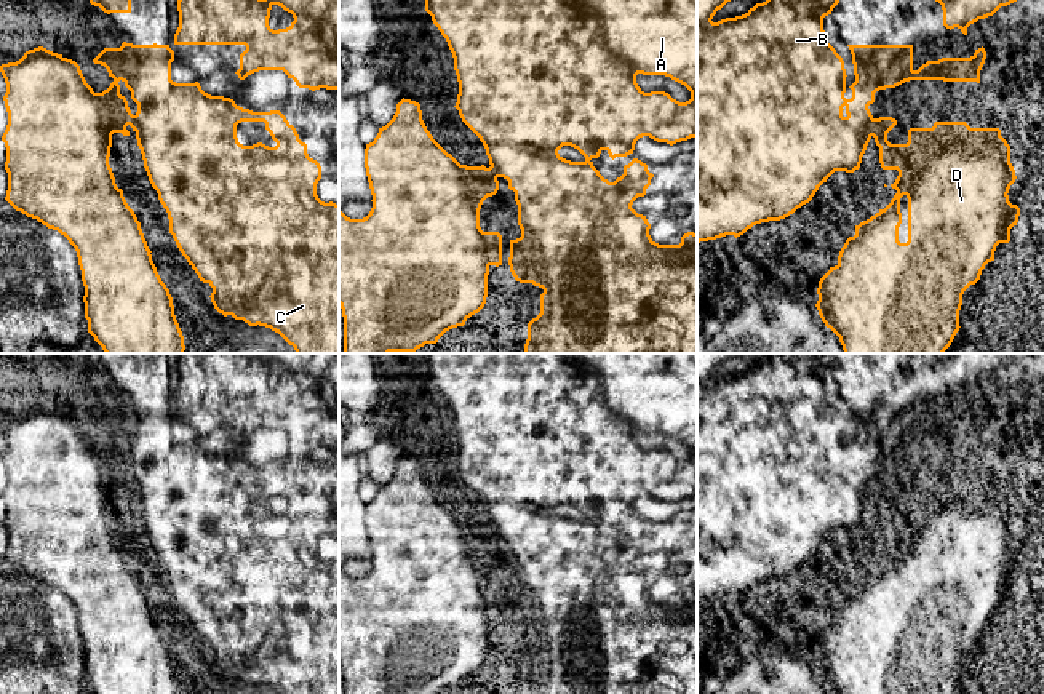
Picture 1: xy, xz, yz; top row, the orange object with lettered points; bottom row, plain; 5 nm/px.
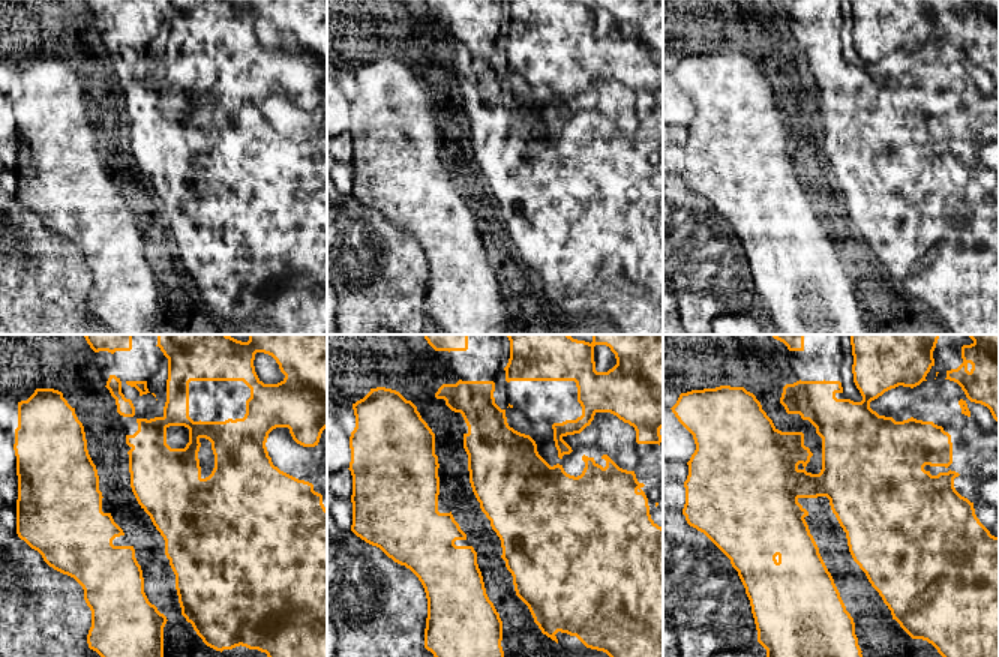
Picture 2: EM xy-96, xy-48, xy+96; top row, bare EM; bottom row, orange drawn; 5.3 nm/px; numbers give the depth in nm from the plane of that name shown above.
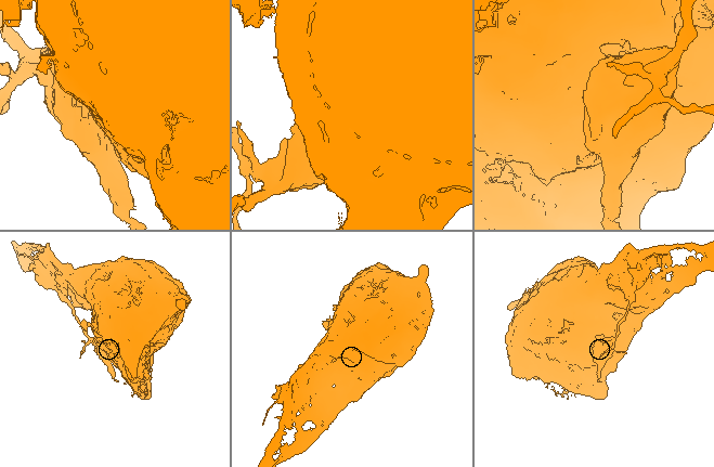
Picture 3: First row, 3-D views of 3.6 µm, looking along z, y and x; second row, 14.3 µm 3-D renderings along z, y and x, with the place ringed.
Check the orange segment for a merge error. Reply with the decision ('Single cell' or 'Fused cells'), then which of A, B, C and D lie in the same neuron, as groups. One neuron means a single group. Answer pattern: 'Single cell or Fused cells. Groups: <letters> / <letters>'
Fused cells. Groups: A B C / D

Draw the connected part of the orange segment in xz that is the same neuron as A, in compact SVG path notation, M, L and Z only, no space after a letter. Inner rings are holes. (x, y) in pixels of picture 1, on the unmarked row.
M425 353L425 369L446 397L454 416L459 440L454 465L483 501L496 534L507 537L508 547L515 550L521 595L510 598L510 630L516 640L544 648L540 672L528 681L528 694L697 694L697 592L684 592L679 603L655 601L649 593L651 582L646 574L632 566L638 555L646 553L654 536L648 523L633 517L624 524L624 532L609 540L592 520L603 509L612 518L627 515L633 512L636 499L643 494L670 504L697 496L697 353ZM638 432L670 435L691 449L691 457L679 461L665 449L644 451L636 441ZM563 504L577 507L585 518L563 517L558 512Z

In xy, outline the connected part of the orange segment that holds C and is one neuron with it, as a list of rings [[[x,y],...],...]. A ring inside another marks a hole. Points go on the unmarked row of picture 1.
[[[123,400],[120,406],[104,406],[94,417],[107,427],[109,435],[122,438],[131,449],[131,457],[137,462],[134,473],[136,497],[142,512],[144,526],[152,545],[158,552],[158,558],[168,571],[169,592],[173,593],[179,609],[195,628],[200,640],[213,646],[211,660],[224,675],[232,673],[235,678],[243,678],[249,684],[265,684],[280,694],[339,694],[339,563],[325,561],[317,553],[317,542],[321,537],[321,524],[307,512],[307,502],[299,497],[296,486],[286,478],[280,469],[253,470],[235,462],[233,457],[224,454],[211,454],[205,451],[198,440],[176,441],[171,438],[171,421],[174,409],[169,403],[133,403]],[[241,480],[264,480],[265,488],[277,501],[269,505],[262,501],[243,504],[237,496],[237,483]]]

